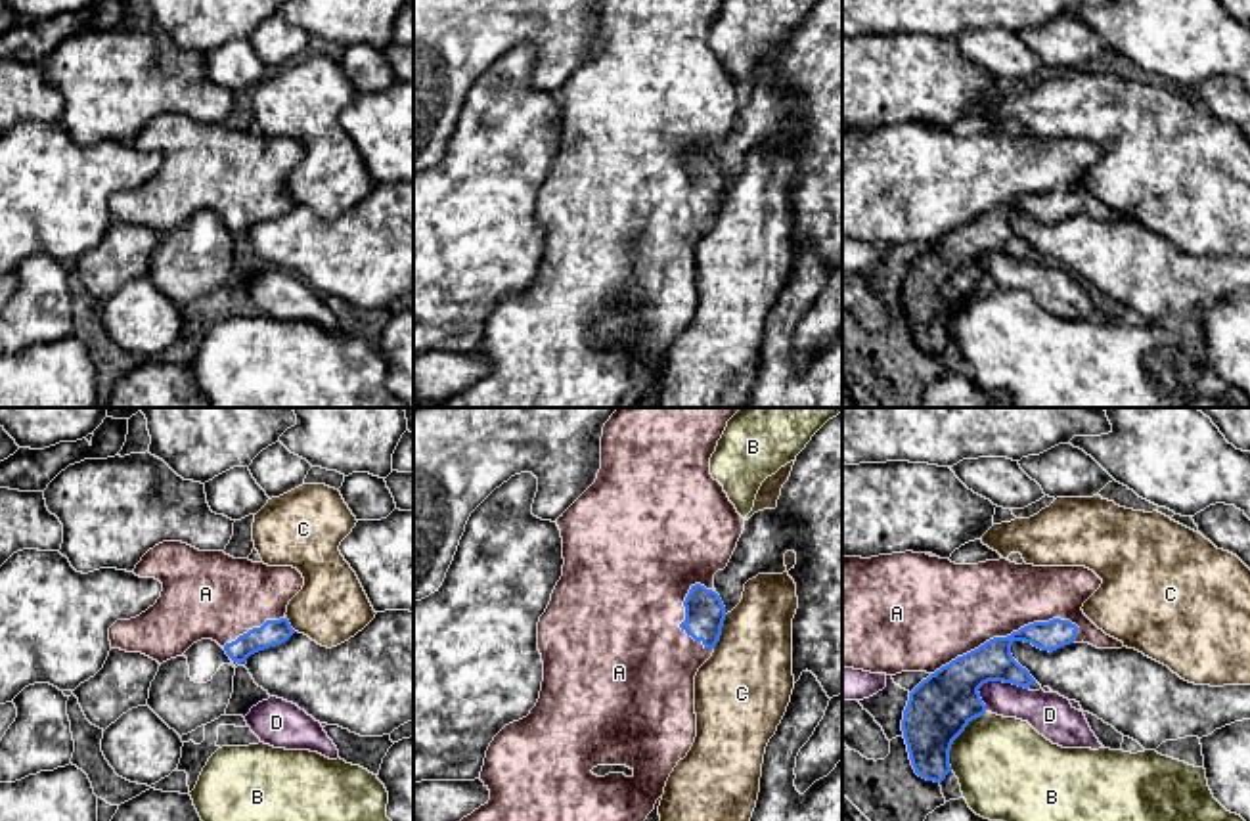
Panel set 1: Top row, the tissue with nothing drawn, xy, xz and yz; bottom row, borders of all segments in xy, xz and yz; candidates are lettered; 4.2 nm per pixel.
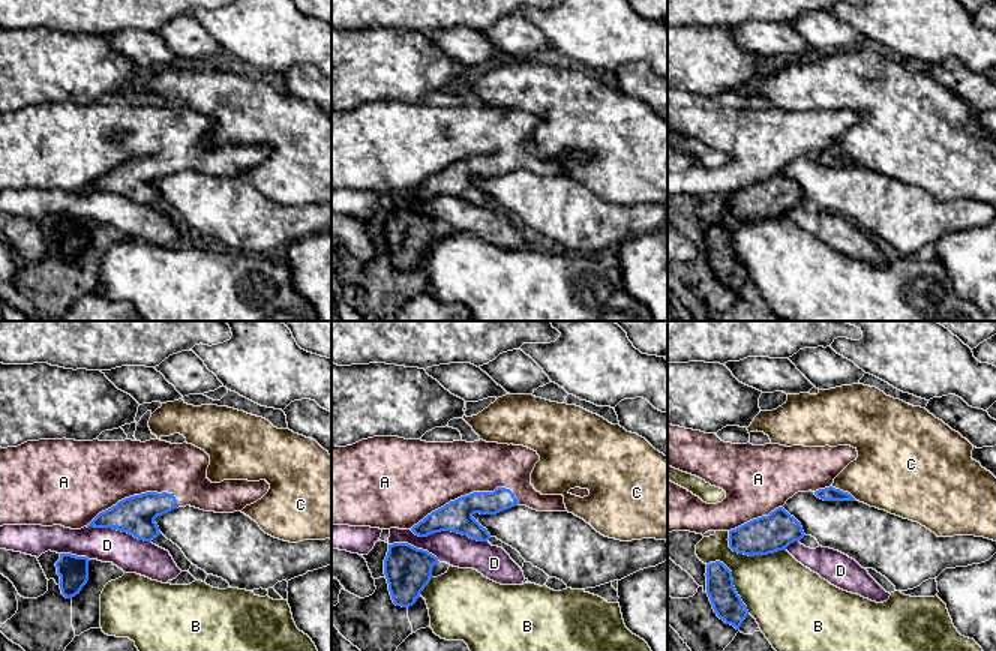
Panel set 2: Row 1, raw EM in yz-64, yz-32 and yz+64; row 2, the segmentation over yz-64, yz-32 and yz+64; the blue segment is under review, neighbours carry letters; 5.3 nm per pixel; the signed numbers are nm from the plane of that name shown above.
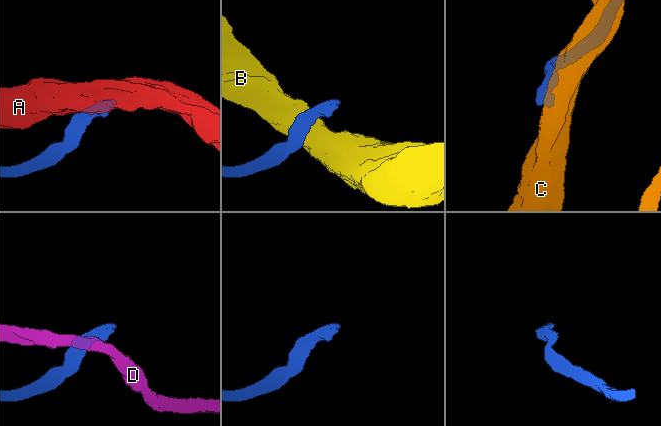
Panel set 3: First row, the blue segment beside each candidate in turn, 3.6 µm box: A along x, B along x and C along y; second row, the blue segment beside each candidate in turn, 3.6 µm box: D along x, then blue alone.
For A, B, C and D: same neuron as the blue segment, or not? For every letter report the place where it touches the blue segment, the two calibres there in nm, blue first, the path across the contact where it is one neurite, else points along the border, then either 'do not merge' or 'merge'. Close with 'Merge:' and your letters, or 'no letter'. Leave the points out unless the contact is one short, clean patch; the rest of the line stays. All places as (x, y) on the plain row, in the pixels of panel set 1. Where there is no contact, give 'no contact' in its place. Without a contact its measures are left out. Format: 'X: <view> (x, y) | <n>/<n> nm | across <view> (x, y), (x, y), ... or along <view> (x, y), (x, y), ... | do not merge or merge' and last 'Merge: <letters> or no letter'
A: yz (1007, 207) | 160/360 nm | merge
B: yz (956, 309) | 280/400 nm | do not merge
C: xz (720, 203) | 170/380 nm | along xz (726, 186), (720, 198), (720, 211), (713, 219) | do not merge
D: yz (1002, 251) | 260/180 nm | do not merge
Merge: A

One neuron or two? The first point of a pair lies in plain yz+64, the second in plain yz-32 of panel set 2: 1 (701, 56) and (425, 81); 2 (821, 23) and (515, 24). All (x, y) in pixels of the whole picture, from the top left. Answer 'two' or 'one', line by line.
1: one
2: one

